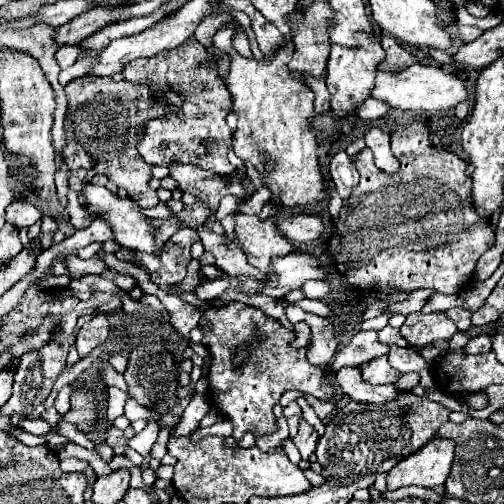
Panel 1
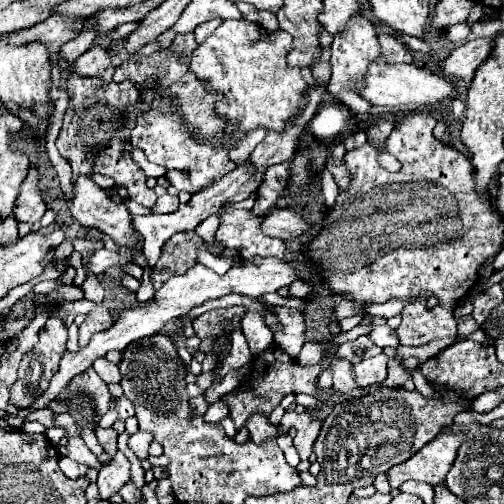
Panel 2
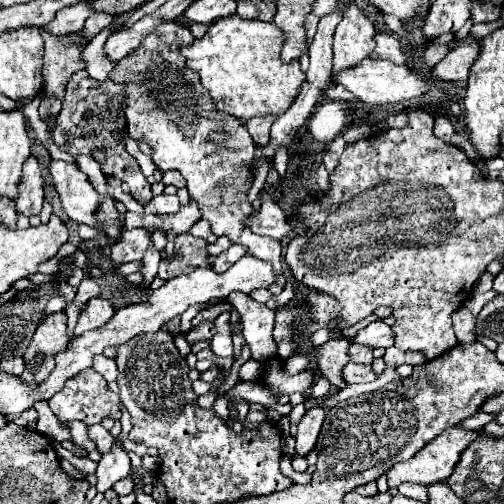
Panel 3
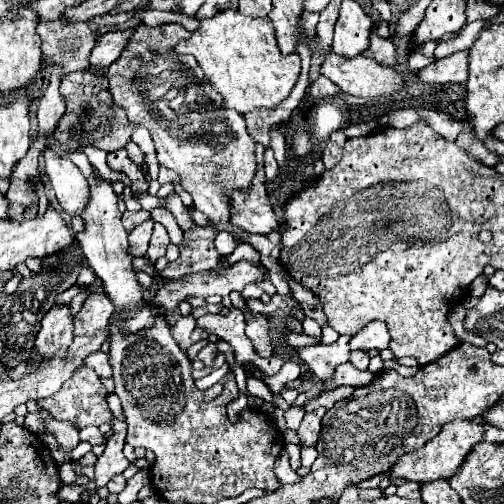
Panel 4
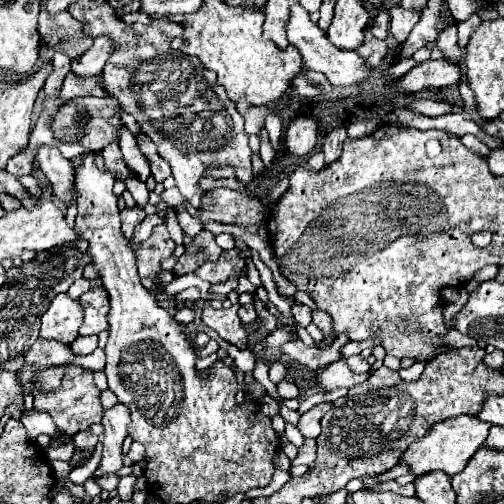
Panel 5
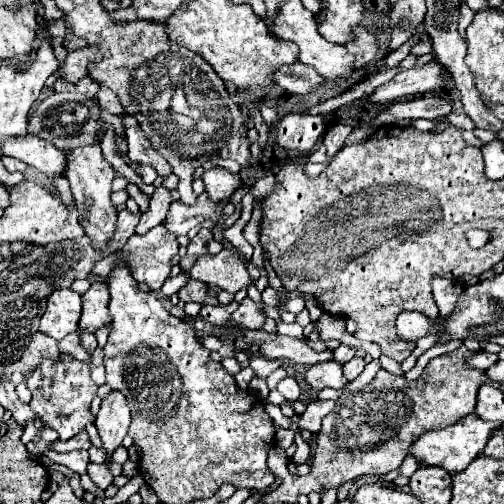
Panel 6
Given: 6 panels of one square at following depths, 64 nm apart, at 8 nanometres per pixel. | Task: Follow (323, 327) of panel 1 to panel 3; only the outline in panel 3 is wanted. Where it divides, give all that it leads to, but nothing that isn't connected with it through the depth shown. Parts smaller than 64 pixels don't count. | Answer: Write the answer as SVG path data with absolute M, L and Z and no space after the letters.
M294 354L292 358L286 358L286 360L284 360L284 372L292 376L292 374L298 374L298 372L302 372L304 368L308 368L308 364L310 364L308 356L304 356L304 354Z

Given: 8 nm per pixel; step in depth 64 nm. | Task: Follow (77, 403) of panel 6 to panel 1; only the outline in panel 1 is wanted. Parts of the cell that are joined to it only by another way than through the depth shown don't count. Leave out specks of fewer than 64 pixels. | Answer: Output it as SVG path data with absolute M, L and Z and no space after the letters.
M128 398L128 400L126 400L126 406L124 406L124 416L126 416L128 420L140 420L140 418L150 416L150 410L144 408L144 406L140 406L136 400Z

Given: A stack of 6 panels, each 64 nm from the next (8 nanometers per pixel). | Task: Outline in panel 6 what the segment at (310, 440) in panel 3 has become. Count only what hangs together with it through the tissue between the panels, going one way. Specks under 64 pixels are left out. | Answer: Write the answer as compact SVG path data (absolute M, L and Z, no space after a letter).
M312 400L312 402L306 406L306 410L304 410L302 418L300 418L300 428L308 430L308 432L312 432L312 434L320 432L320 422L322 422L322 418L324 418L326 414L330 414L330 412L334 410L334 406L336 406L336 404L334 404L332 400Z

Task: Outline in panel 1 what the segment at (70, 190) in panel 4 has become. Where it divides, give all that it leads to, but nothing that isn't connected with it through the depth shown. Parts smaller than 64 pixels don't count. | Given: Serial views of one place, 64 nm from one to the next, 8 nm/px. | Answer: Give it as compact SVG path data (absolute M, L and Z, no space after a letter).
M84 182L82 196L86 198L84 208L88 210L90 218L98 218L98 220L108 222L110 228L112 228L112 234L114 234L114 242L116 242L118 246L132 248L132 250L154 252L154 236L152 236L152 232L148 230L146 216L140 214L140 206L138 206L134 200L130 200L130 198L120 198L120 196L112 194L108 188L96 186L96 184L92 184L92 182Z

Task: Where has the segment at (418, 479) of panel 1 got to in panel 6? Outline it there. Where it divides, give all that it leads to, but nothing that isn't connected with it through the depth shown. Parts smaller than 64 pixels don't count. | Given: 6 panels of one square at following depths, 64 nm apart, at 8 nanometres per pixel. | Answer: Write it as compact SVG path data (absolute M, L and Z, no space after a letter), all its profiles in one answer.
M468 414L464 416L460 422L446 426L442 430L434 430L434 432L426 432L424 436L420 436L414 444L412 444L412 452L414 456L420 460L420 464L430 464L430 466L440 466L450 474L456 474L460 470L464 470L486 446L486 442L490 440L490 436L502 428L502 424L492 424L486 420L480 420L476 414Z

